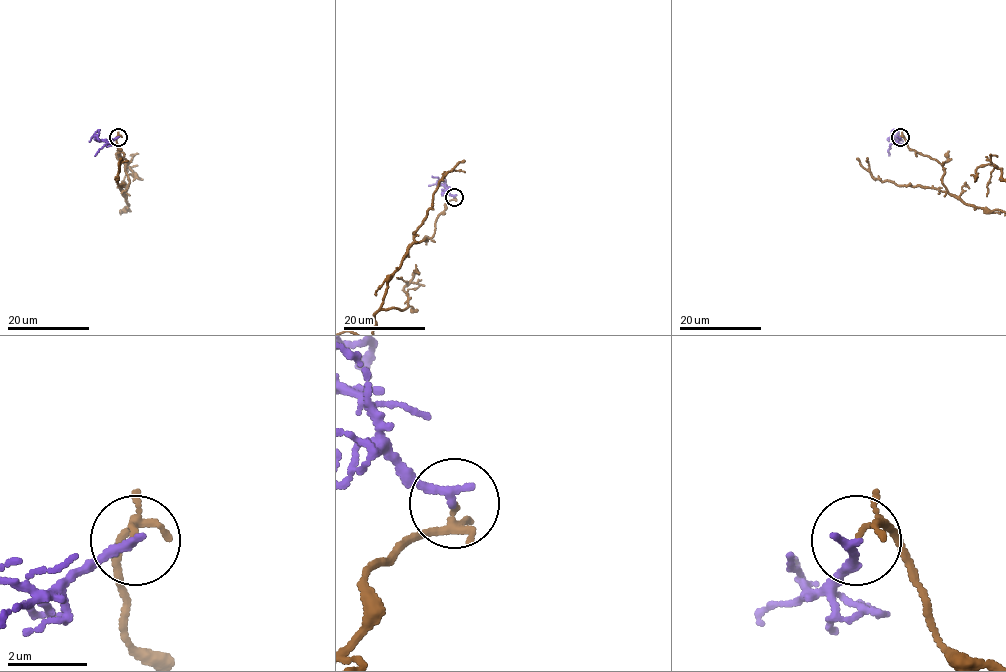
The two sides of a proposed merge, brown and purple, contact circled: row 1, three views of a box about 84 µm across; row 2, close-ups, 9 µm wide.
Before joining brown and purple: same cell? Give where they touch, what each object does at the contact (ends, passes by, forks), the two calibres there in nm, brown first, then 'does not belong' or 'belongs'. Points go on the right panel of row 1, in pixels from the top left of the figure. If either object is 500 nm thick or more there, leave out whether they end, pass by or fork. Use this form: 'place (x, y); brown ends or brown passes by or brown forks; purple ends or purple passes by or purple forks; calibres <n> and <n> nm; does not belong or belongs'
place (900, 137); brown forks; purple ends; calibres 100 and 240 nm; does not belong

